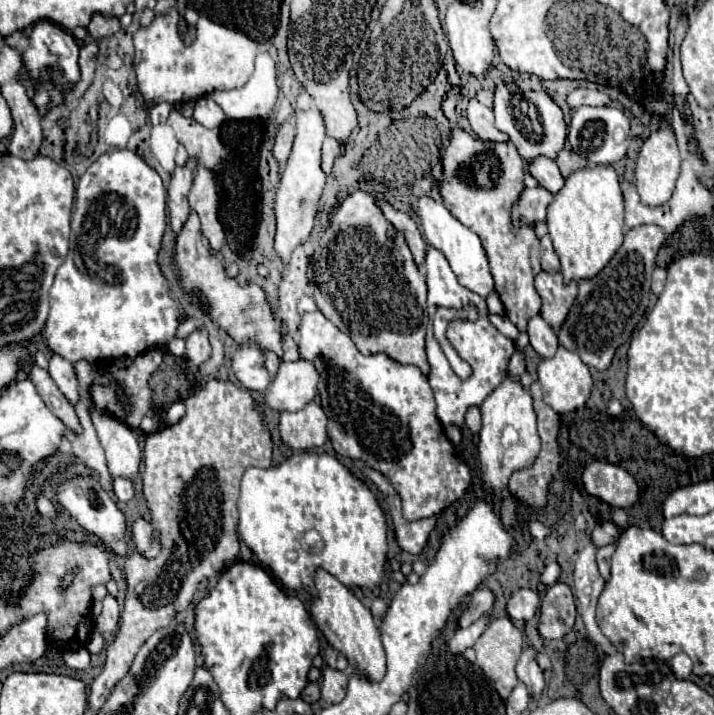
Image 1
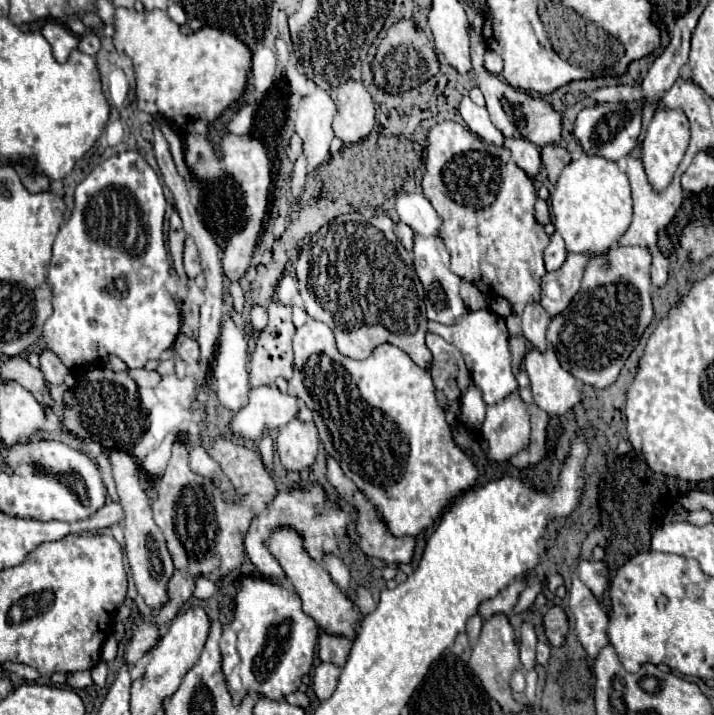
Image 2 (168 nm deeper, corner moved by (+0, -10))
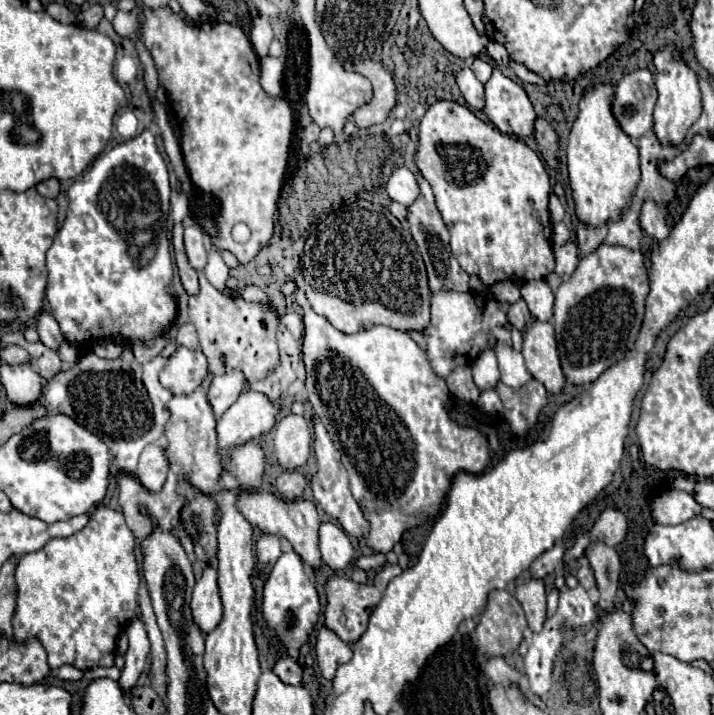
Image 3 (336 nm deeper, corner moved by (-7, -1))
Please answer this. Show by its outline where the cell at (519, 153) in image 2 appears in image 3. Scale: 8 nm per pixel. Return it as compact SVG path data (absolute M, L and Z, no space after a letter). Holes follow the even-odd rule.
M496 67L490 81L486 83L484 113L506 135L512 137L534 135L536 113L528 95L518 83L504 77Z

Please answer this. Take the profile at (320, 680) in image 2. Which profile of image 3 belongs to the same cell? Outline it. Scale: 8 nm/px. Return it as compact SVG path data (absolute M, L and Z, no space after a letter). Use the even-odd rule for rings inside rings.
M322 627L316 643L316 659L318 659L322 677L326 681L332 681L336 675L336 669L352 659L352 647L344 643L336 633Z

